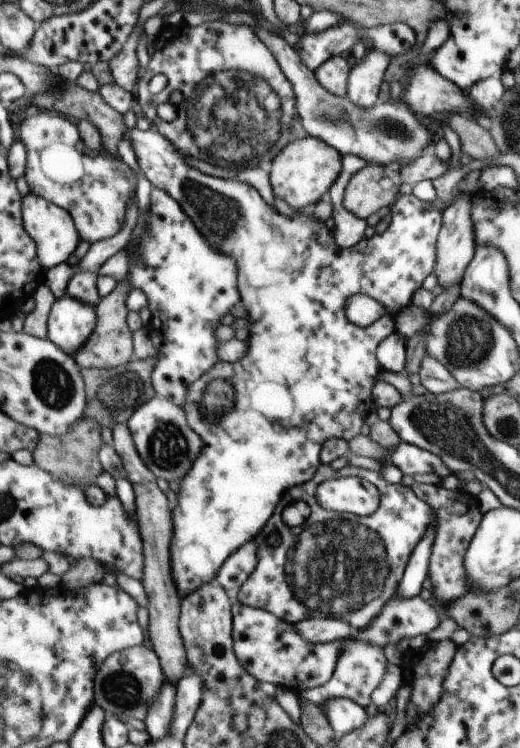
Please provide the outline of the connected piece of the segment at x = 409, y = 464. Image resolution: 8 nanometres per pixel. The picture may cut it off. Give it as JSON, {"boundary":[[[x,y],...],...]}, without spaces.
{"boundary":[[[407,443],[397,444],[393,454],[390,455],[390,461],[397,465],[403,474],[411,476],[435,473],[442,480],[451,474],[439,456]]]}

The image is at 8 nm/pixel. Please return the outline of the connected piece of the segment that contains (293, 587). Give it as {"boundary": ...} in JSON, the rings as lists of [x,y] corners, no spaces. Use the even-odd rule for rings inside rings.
{"boundary":[[[321,464],[315,476],[301,486],[295,486],[287,496],[283,496],[283,500],[303,501],[311,508],[311,514],[303,524],[293,528],[287,528],[281,522],[281,512],[271,516],[265,536],[277,532],[281,536],[281,544],[271,548],[263,538],[259,538],[259,546],[255,544],[254,569],[239,587],[237,598],[242,605],[266,610],[292,625],[311,617],[337,617],[347,620],[354,630],[365,628],[396,592],[415,544],[435,521],[430,505],[419,500],[410,487],[401,483],[391,484],[378,472],[355,465],[332,469]],[[339,477],[359,477],[370,482],[378,490],[381,501],[378,507],[369,516],[358,518],[327,511],[320,506],[314,497],[318,484]],[[301,546],[303,554],[299,552]]]}

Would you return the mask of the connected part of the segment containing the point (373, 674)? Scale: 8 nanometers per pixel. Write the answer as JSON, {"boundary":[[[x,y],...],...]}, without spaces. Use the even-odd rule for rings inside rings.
{"boundary":[[[352,638],[343,640],[342,652],[337,659],[331,678],[318,687],[303,689],[300,692],[295,691],[298,701],[305,699],[322,708],[320,704],[327,699],[345,697],[366,709],[367,704],[369,704],[369,696],[381,682],[388,662],[380,648],[353,641]]]}

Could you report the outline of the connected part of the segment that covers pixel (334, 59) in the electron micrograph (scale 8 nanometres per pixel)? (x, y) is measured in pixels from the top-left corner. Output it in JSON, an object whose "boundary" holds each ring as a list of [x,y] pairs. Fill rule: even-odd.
{"boundary":[[[335,55],[328,58],[314,71],[315,78],[324,89],[337,96],[346,96],[346,80],[350,66],[345,58]]]}

